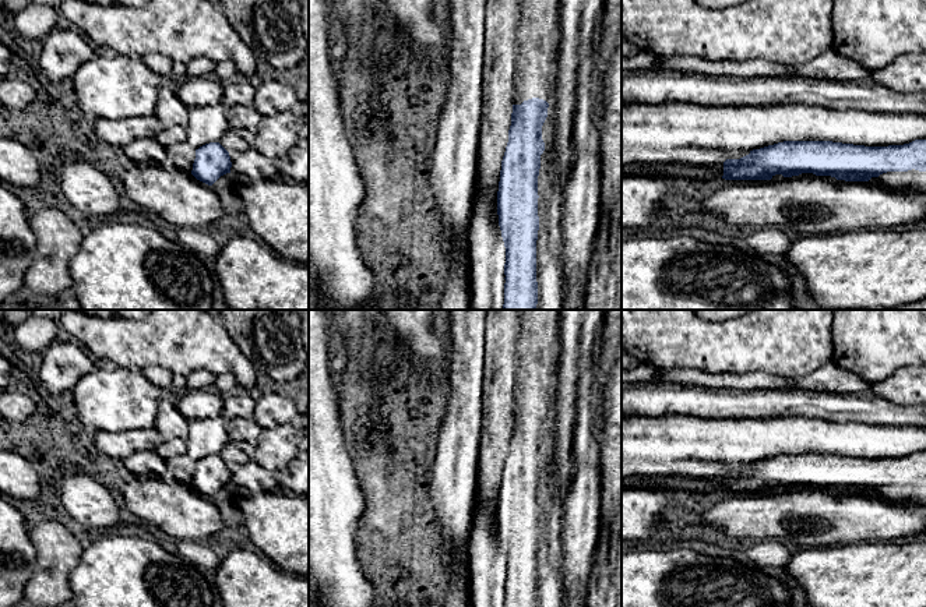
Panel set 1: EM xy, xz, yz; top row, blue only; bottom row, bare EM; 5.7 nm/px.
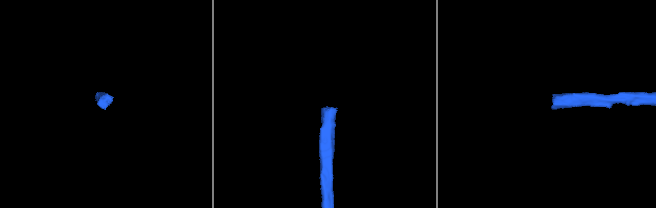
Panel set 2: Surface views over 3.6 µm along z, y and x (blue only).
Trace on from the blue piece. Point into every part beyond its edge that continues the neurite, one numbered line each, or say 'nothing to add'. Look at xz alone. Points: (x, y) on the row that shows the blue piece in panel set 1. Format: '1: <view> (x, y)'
1: xz (537, 35)

